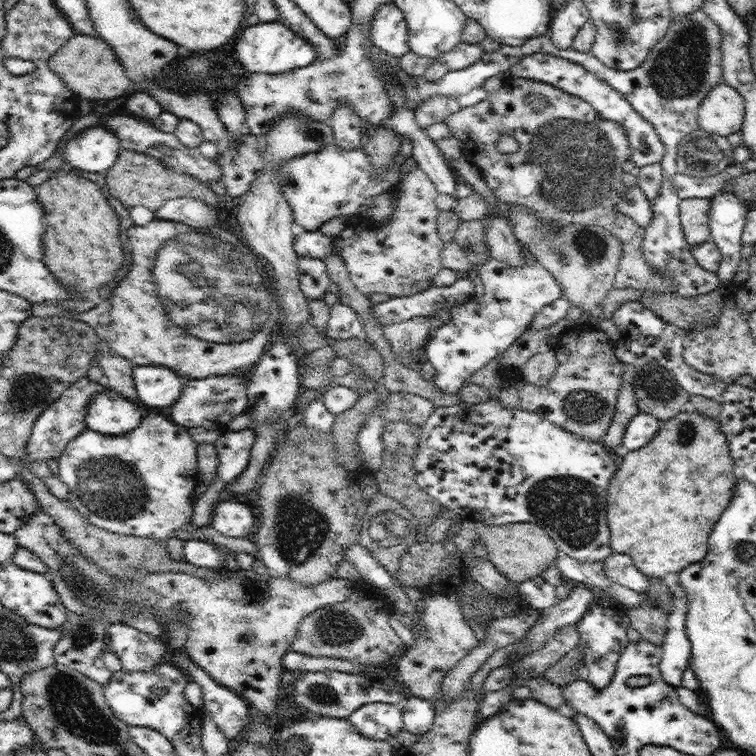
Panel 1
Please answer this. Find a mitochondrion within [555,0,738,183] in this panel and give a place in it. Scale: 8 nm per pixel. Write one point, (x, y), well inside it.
(681, 69)

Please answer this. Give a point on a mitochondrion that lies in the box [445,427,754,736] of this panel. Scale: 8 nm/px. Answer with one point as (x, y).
(571, 507)

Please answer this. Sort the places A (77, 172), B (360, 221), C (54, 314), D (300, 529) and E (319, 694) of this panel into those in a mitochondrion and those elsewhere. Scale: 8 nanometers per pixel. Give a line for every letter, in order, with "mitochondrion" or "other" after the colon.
A: other
B: other
C: other
D: mitochondrion
E: mitochondrion

